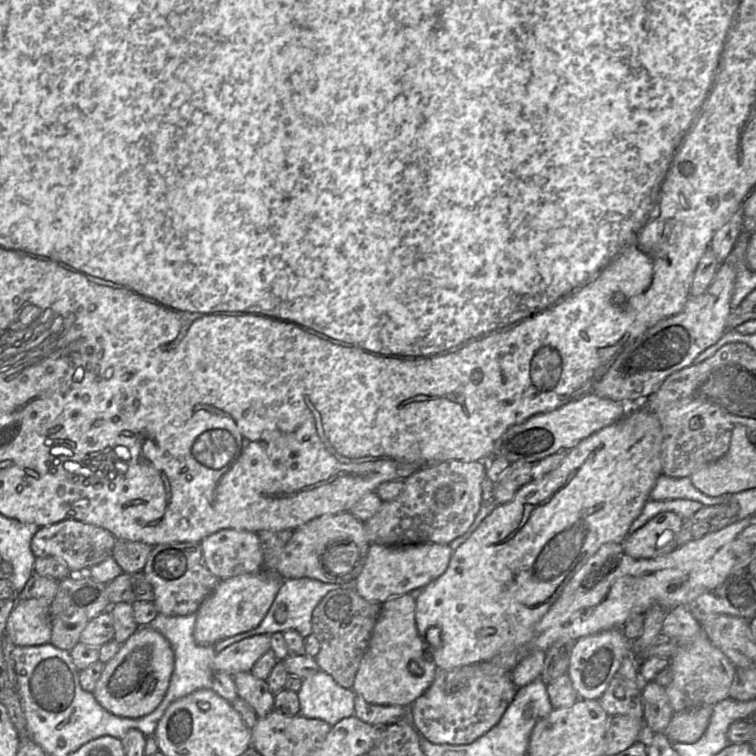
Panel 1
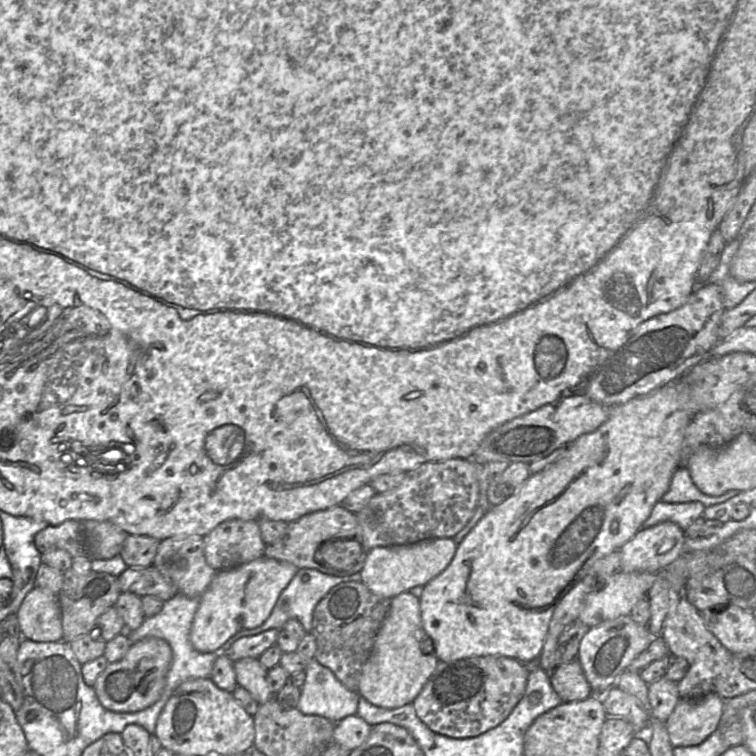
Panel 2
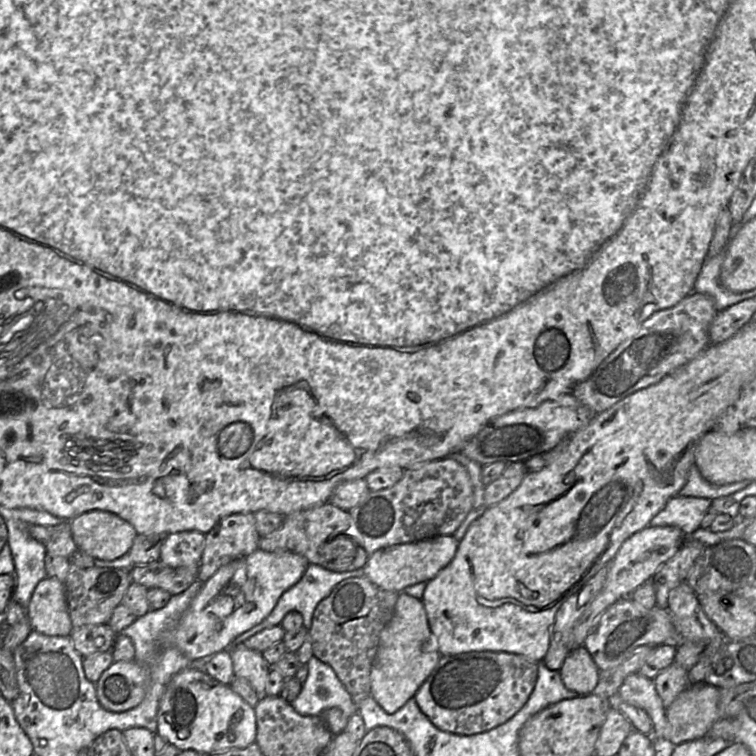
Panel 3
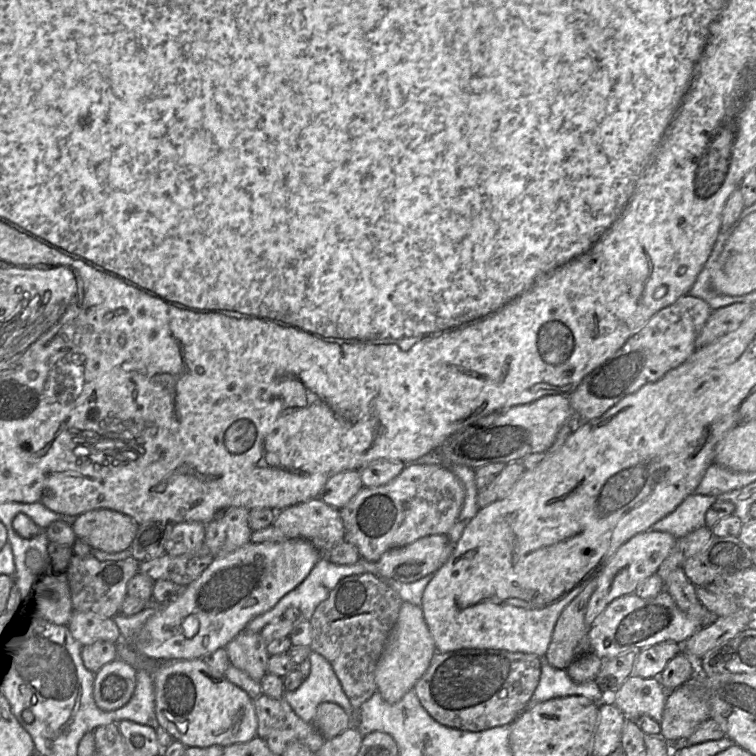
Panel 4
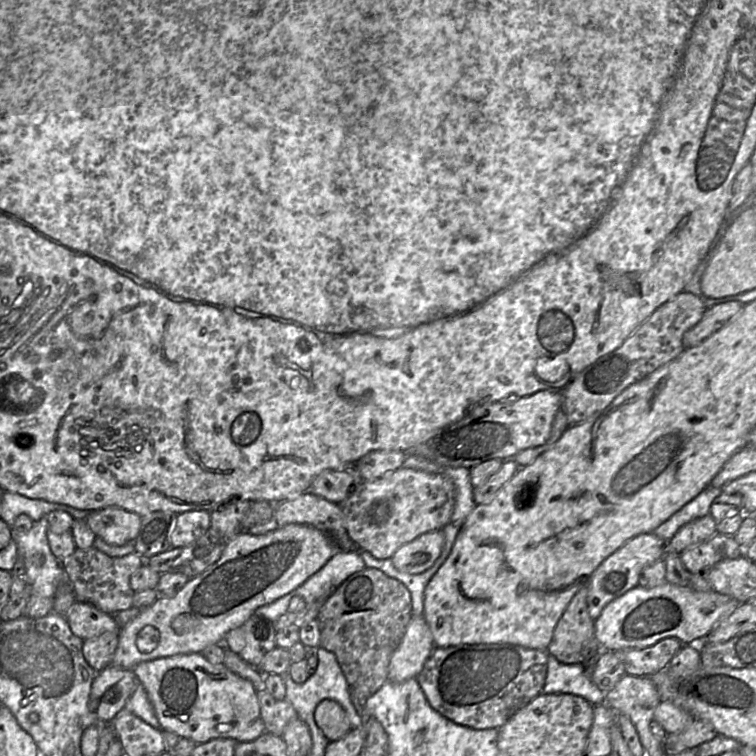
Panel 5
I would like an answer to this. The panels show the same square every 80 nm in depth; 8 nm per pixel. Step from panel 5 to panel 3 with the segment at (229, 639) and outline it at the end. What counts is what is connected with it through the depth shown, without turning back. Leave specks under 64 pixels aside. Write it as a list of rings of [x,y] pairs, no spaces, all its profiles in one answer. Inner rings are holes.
[[[242,643],[230,650],[235,677],[245,679],[259,698],[266,696],[265,687],[271,666],[261,652],[246,648]]]

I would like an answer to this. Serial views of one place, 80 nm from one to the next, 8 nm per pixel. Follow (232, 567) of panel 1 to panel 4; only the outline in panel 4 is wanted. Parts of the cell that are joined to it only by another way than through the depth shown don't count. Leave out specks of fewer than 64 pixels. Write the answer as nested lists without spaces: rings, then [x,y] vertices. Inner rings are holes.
[[[239,507],[219,510],[206,525],[204,544],[214,559],[225,557],[251,542],[249,511]]]

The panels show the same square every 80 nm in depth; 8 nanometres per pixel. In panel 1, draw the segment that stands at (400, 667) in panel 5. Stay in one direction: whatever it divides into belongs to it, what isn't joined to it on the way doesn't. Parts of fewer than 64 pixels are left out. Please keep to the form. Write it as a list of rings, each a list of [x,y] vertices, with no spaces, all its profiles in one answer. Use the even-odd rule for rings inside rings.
[[[410,593],[392,597],[381,605],[368,648],[352,686],[356,695],[360,695],[368,703],[411,706],[435,678],[437,666],[432,660],[434,651],[426,644],[425,636],[418,633],[415,608],[416,599]]]

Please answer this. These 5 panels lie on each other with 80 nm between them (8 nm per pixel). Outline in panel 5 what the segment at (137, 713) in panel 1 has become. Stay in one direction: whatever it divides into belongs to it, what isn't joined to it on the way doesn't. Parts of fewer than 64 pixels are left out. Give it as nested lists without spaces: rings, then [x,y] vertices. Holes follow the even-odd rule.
[[[108,665],[97,672],[91,685],[88,707],[99,723],[111,723],[126,705],[136,687],[137,679],[131,669]]]

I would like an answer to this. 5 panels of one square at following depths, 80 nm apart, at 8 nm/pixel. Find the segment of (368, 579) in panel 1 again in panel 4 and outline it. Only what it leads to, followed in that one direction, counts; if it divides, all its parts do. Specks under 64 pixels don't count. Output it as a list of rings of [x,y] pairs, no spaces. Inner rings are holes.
[[[434,534],[422,537],[406,546],[388,550],[376,562],[378,576],[384,580],[402,583],[418,581],[428,574],[435,574],[450,557],[453,546],[447,534]]]

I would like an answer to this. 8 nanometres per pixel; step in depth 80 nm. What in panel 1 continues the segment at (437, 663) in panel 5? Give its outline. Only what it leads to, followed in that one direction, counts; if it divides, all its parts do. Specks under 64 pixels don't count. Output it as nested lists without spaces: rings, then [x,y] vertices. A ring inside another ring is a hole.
[[[490,661],[438,670],[431,685],[409,707],[409,719],[420,736],[434,744],[465,745],[493,728],[517,694],[511,671]]]

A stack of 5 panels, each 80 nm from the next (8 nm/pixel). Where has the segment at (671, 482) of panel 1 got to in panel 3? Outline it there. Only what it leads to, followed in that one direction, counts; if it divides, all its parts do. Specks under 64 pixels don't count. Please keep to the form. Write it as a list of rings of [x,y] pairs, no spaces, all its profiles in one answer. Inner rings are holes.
[[[693,464],[689,469],[687,481],[678,495],[713,500],[743,490],[751,482],[752,481],[744,480],[726,485],[711,484],[702,477],[697,467]]]

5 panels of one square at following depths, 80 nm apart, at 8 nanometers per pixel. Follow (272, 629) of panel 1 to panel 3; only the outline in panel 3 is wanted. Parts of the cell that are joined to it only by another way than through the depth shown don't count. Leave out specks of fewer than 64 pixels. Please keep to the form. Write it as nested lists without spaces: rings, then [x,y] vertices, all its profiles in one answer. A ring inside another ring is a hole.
[[[309,564],[303,576],[294,586],[285,591],[281,597],[279,598],[276,606],[272,610],[272,612],[259,624],[252,627],[248,631],[239,635],[229,646],[229,649],[232,649],[236,644],[240,644],[244,642],[246,639],[254,636],[255,634],[261,632],[264,629],[271,628],[274,626],[281,625],[281,622],[284,616],[291,612],[297,611],[302,615],[303,618],[303,626],[309,630],[312,625],[313,614],[314,611],[320,601],[328,597],[332,591],[332,589],[340,582],[347,578],[352,577],[362,577],[364,576],[364,569],[359,568],[354,571],[349,572],[332,572],[324,569],[323,567],[316,564]]]

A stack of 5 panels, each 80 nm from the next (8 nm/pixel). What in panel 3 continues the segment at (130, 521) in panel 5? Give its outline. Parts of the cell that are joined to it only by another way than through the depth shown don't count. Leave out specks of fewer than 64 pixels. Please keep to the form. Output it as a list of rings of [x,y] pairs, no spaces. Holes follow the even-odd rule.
[[[103,510],[74,517],[70,520],[70,530],[79,549],[101,560],[115,560],[128,553],[137,535],[130,523]]]

